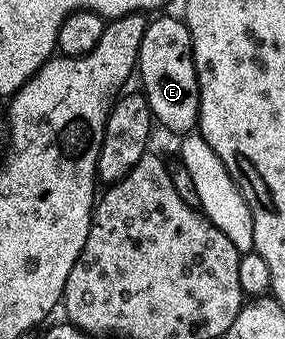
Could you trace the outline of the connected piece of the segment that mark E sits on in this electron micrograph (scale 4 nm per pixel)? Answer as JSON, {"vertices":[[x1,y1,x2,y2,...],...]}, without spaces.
{"vertices":[[159,17,148,20,141,51,137,77,143,80,141,92,151,108,152,118,171,133,187,135,199,124,199,91,190,32,183,19]]}

